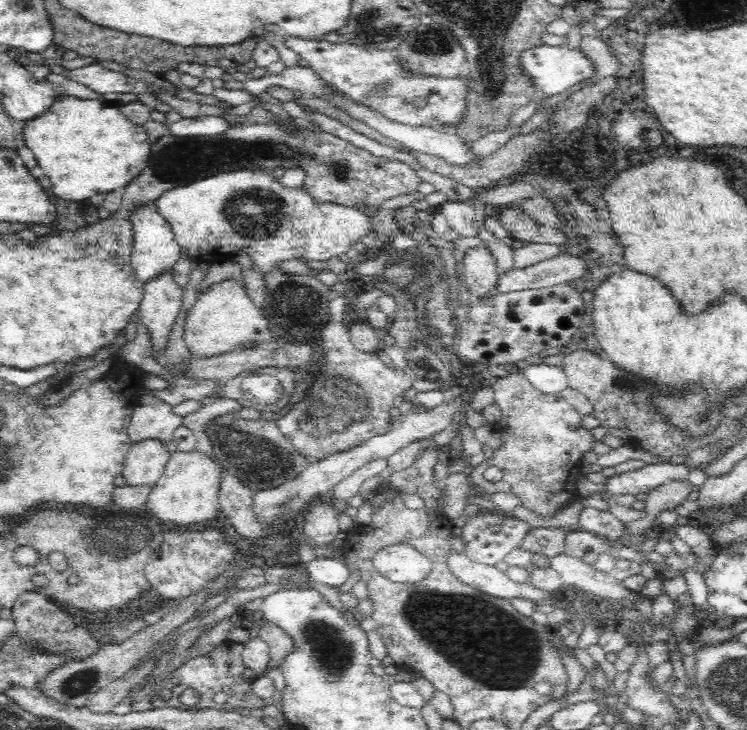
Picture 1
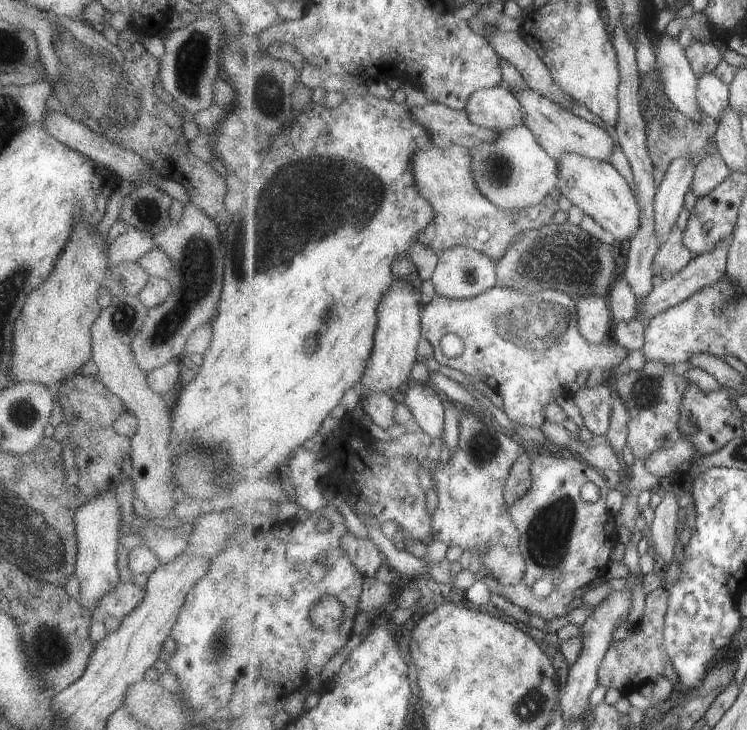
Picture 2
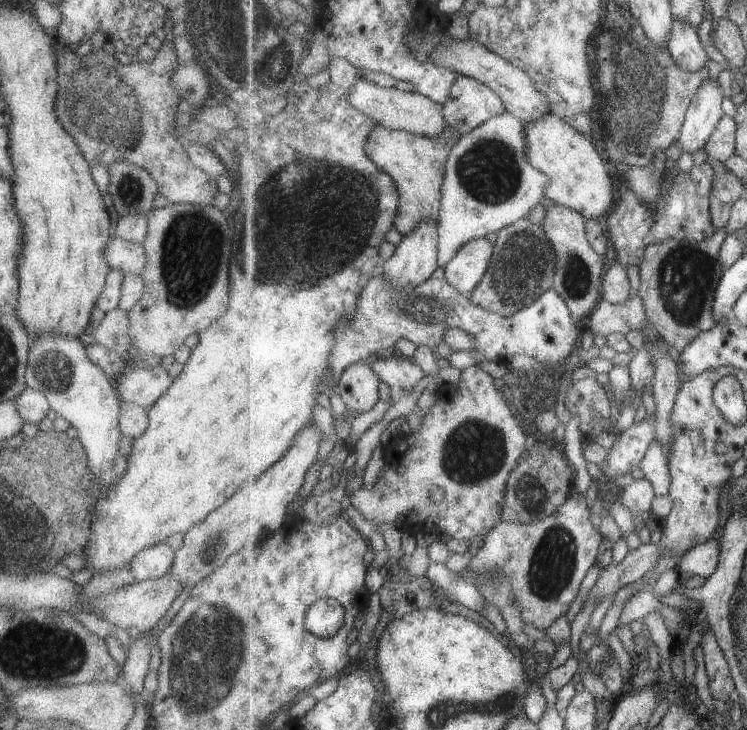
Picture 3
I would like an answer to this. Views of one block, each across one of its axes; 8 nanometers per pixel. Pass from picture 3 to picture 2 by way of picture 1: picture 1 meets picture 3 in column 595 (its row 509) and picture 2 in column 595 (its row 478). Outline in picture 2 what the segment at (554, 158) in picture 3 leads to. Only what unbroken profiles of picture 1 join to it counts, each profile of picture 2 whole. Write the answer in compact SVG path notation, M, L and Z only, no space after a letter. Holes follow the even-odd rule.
M565 153L558 162L557 188L573 205L583 209L607 230L611 239L628 240L639 230L640 205L629 182L608 161L600 161L577 153Z

